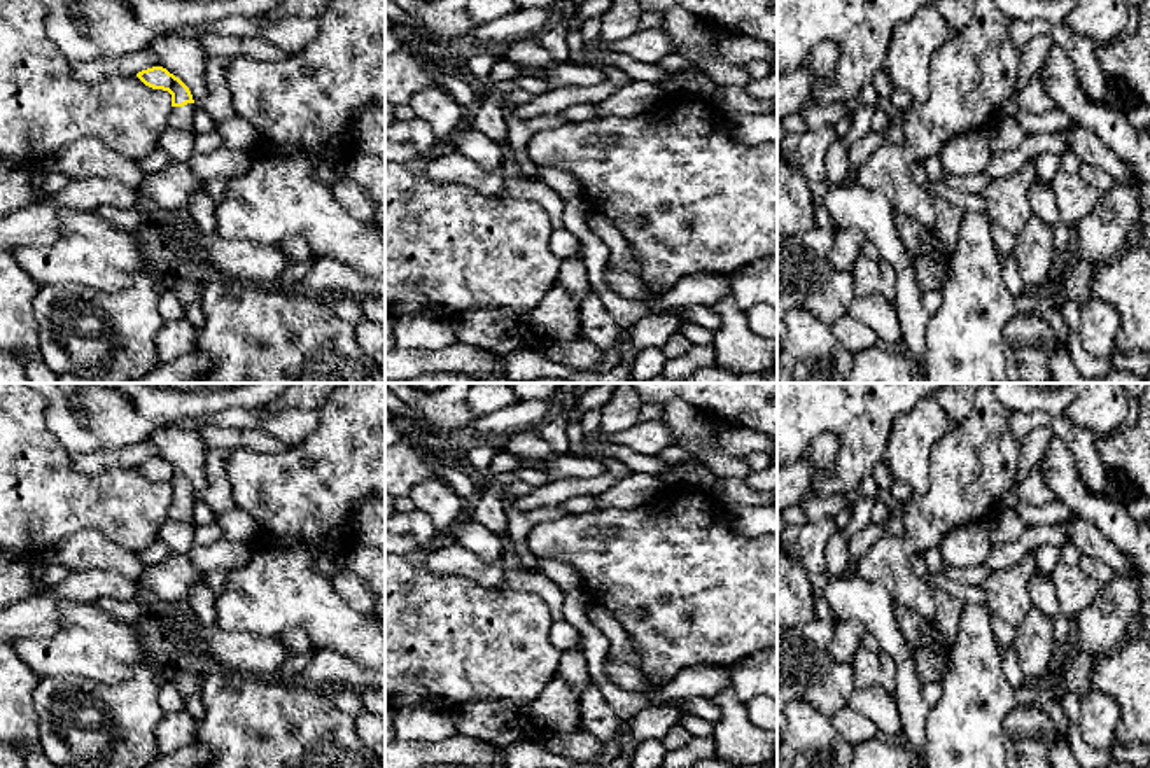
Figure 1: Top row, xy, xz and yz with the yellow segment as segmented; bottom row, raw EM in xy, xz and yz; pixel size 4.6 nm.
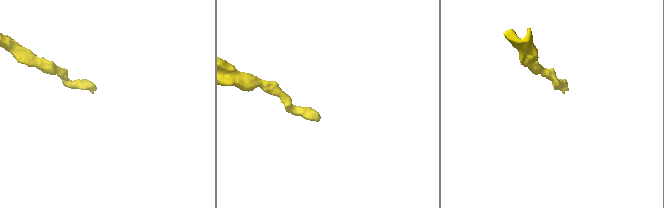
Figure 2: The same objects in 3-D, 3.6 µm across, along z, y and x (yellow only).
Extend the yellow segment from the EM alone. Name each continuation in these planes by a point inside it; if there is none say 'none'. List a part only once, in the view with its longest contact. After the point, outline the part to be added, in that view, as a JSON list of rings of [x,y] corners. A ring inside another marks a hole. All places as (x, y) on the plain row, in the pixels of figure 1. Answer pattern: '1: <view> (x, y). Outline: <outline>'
1: xy (182, 509). Outline: [[[187,495],[184,499],[172,499],[170,518],[173,518],[175,521],[180,521],[180,523],[196,527],[194,502],[196,502],[194,495]]]

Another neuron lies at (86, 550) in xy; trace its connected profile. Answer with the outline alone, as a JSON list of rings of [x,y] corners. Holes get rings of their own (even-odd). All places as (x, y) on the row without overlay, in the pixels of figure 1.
[[[95,528],[63,537],[40,555],[46,565],[61,565],[70,572],[110,570],[137,579],[144,569],[137,553],[114,544]]]

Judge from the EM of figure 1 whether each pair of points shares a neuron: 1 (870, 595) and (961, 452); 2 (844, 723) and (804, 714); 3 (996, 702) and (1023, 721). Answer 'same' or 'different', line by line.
1: different
2: different
3: different

